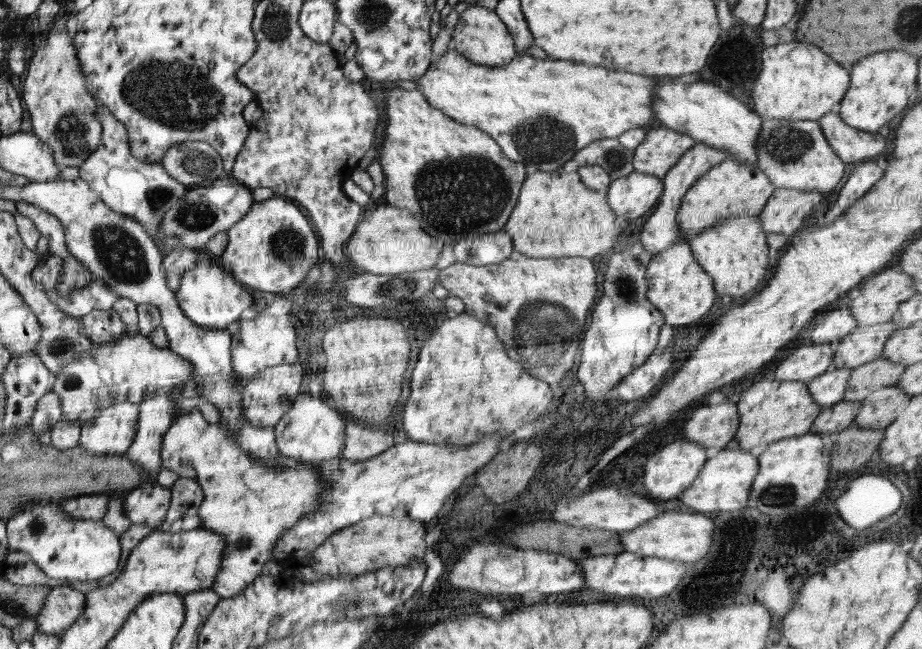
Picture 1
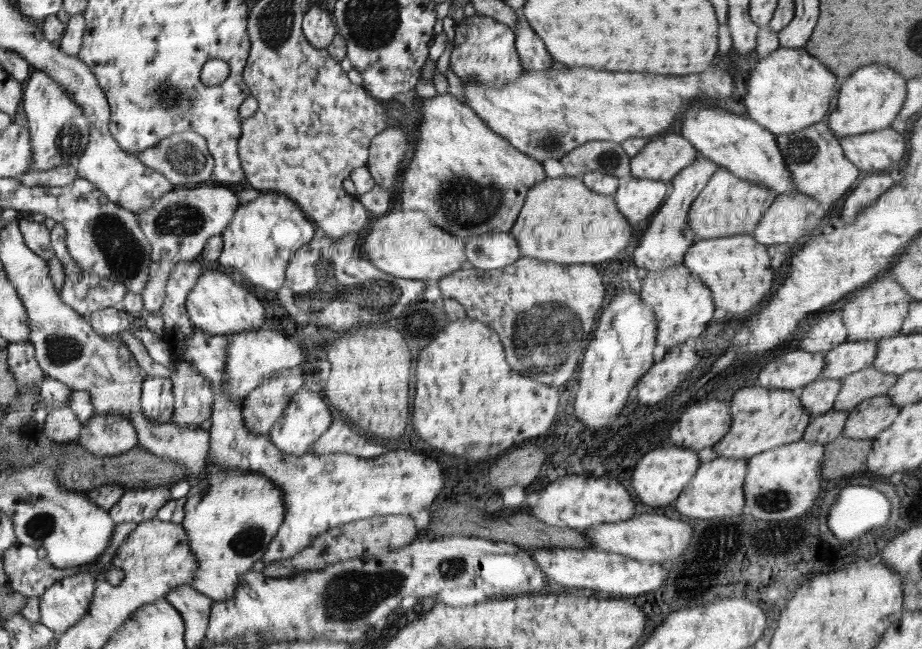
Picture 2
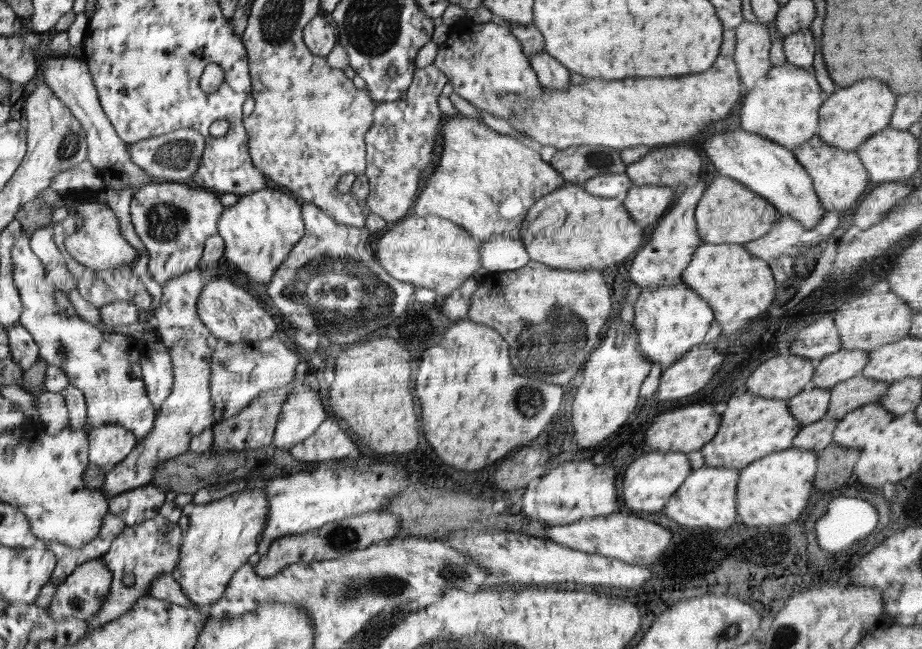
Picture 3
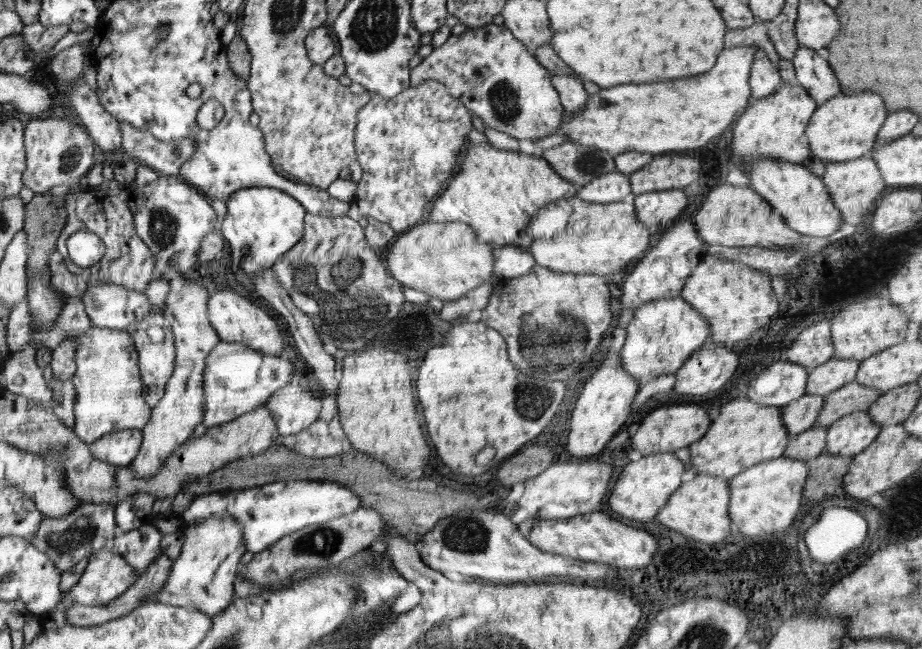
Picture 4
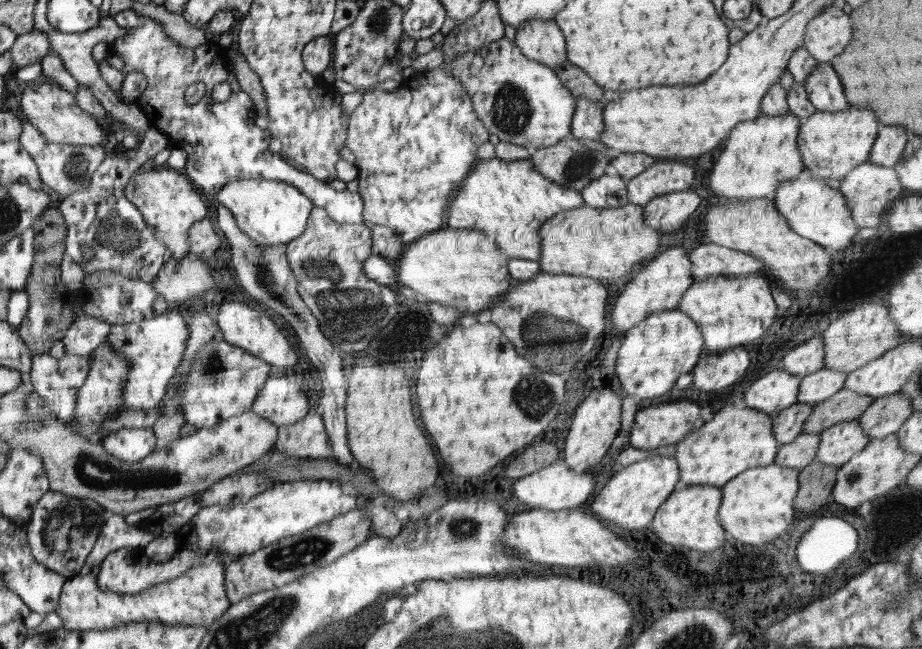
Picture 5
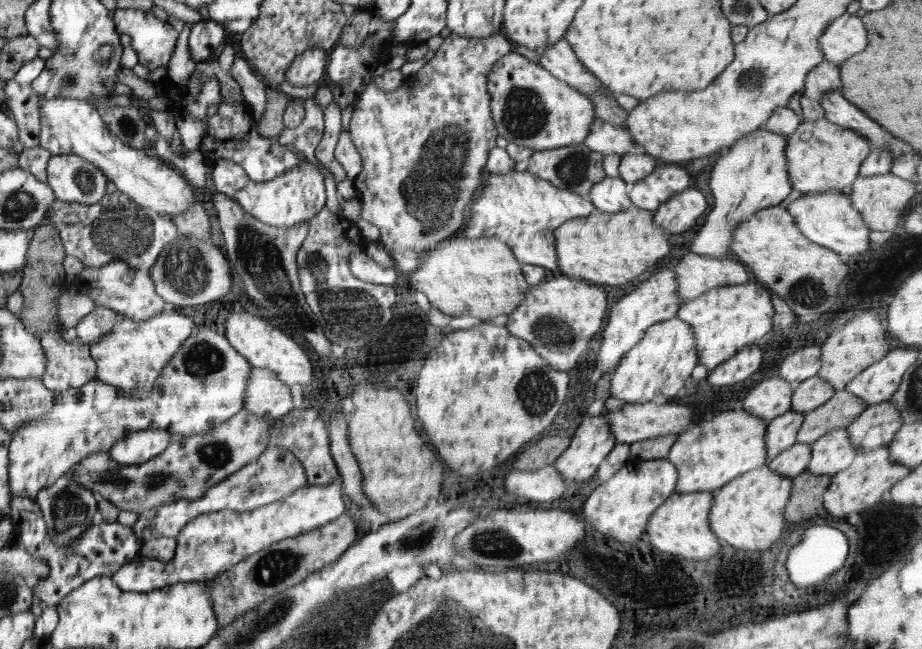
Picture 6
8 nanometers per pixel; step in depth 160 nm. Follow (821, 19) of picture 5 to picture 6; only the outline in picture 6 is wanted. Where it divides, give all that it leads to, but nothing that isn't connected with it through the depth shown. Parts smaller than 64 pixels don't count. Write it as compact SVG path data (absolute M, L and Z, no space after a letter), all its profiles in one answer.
M846 12L825 29L818 43L826 61L839 64L866 48L866 28L856 15Z

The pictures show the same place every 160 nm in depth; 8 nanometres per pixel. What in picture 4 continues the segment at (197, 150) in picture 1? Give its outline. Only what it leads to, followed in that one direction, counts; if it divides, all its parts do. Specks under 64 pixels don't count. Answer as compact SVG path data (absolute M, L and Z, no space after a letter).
M118 122L118 126L122 133L120 153L149 166L158 176L177 176L181 166L193 161L196 154L197 142L192 137L164 142L130 123Z

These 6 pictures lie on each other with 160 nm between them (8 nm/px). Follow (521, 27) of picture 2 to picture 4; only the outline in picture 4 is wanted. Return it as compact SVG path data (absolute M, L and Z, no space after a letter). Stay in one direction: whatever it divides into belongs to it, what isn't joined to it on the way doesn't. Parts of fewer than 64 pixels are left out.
M552 75L552 86L559 92L562 107L566 115L584 110L589 94L583 87L583 81L574 75Z

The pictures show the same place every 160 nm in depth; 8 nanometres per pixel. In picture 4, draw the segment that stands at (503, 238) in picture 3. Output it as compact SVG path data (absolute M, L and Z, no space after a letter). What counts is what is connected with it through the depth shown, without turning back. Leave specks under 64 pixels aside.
M516 246L497 247L493 257L493 274L496 279L518 278L528 274L537 264L529 251L523 251Z

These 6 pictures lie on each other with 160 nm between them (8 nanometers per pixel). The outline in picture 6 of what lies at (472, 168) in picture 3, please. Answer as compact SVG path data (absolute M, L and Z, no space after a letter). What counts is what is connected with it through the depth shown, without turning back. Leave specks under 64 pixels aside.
M514 169L508 174L486 172L481 189L469 204L467 223L461 235L468 238L494 237L507 244L521 264L558 269L554 230L571 218L585 217L596 211L586 196L555 187L535 174Z

